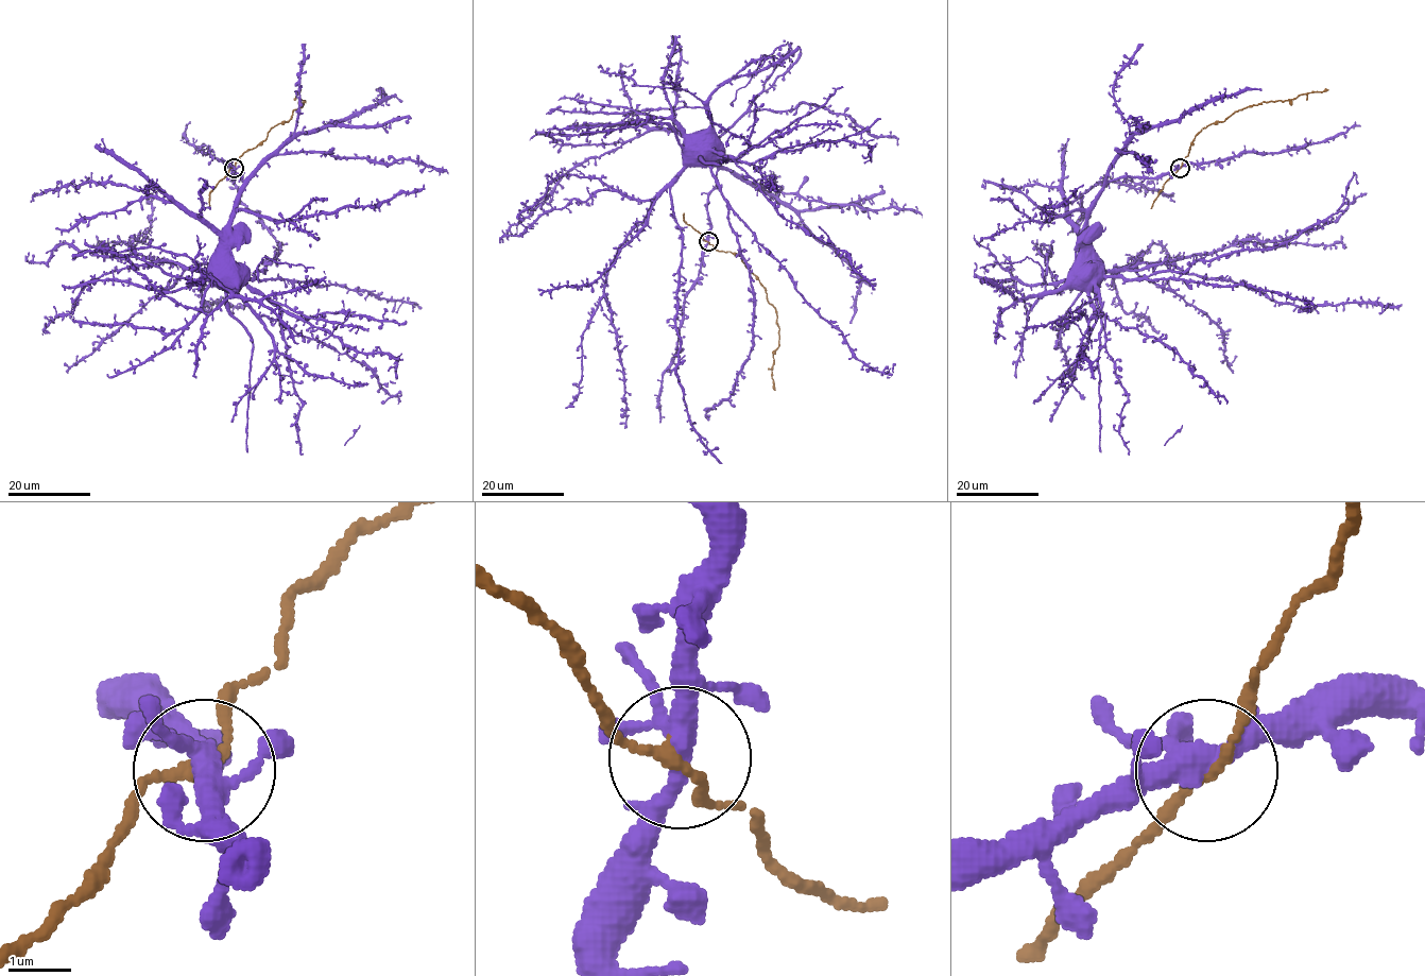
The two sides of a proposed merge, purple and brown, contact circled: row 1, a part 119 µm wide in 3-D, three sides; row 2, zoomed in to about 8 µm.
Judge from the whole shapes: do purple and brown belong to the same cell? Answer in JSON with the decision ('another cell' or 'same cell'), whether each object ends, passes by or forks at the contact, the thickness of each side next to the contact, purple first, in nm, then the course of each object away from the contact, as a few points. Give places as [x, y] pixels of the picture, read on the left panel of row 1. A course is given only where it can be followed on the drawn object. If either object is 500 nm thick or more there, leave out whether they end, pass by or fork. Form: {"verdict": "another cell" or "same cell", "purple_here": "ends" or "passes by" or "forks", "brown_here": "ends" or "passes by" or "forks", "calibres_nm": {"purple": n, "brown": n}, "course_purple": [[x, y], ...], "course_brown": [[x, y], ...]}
{"verdict": "same cell", "purple_here": "forks", "brown_here": "passes by", "calibres_nm": {"purple": 320, "brown": 170}, "course_purple": [[234, 168], [233, 177], [242, 176], [243, 184], [230, 235], [242, 280], [233, 281], [233, 275]], "course_brown": [[234, 168], [244, 153], [261, 142], [271, 129], [291, 118], [292, 112], [305, 102], [298, 99], [301, 89]]}

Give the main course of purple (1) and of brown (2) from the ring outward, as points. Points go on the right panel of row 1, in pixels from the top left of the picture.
1: (1179, 168), (1153, 177), (1123, 176), (1105, 184), (1079, 235), (1075, 281), (1080, 281), (1079, 275)
2: (1179, 168), (1190, 142), (1203, 129), (1222, 122), (1249, 105), (1327, 89)

